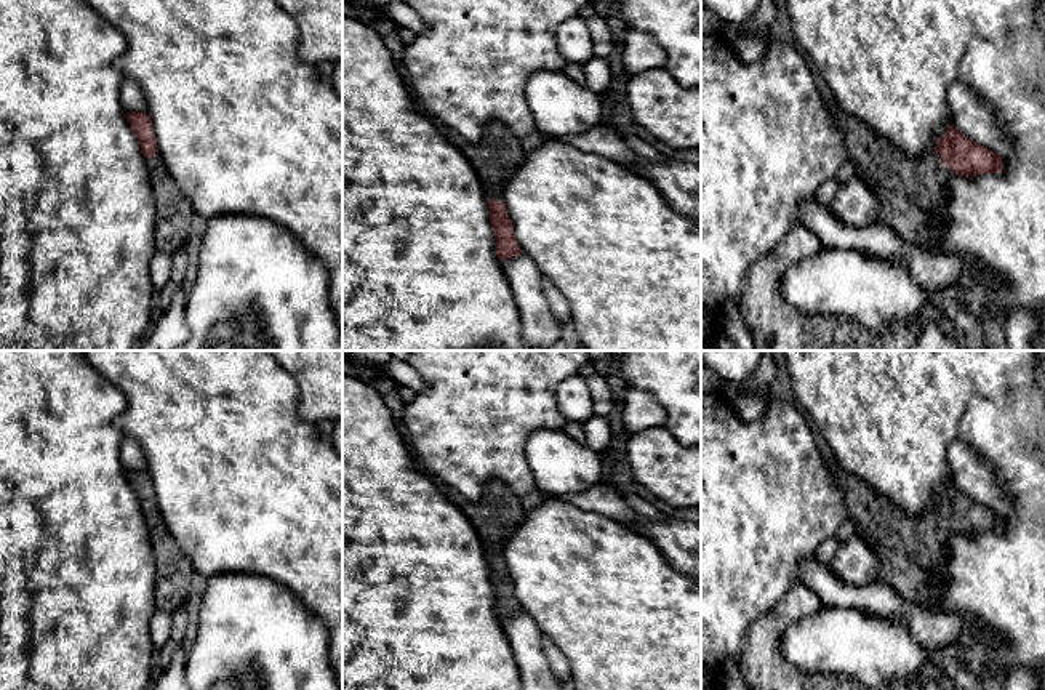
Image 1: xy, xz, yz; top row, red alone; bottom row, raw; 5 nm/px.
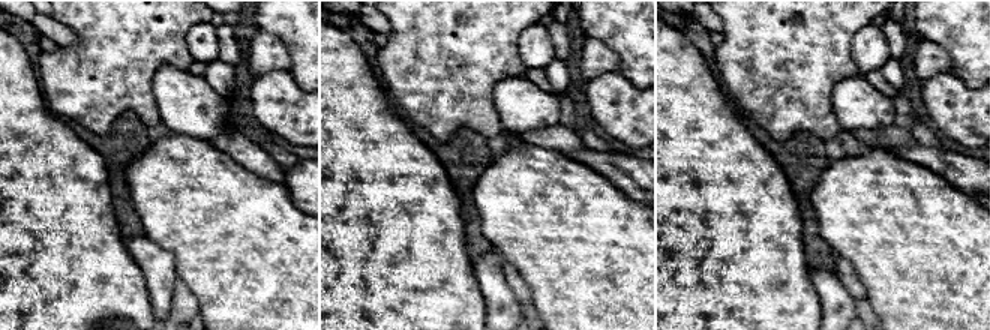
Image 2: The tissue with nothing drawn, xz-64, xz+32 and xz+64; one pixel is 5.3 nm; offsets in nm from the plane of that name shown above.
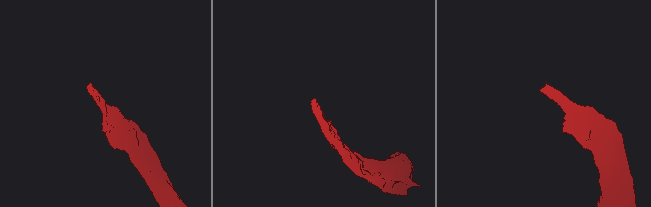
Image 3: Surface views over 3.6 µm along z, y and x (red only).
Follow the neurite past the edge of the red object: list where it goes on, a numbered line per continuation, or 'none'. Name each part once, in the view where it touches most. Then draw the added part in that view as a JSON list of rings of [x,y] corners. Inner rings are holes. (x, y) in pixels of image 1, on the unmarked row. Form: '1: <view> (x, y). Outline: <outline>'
1: yz (909, 548). Outline: [[[827,466],[827,469],[845,496],[848,519],[855,525],[855,533],[867,541],[879,559],[875,581],[893,588],[906,600],[936,607],[943,592],[935,589],[930,580],[946,559],[946,544],[954,535],[952,528],[943,524],[943,515],[935,514],[933,509],[909,515],[840,466],[835,469]]]

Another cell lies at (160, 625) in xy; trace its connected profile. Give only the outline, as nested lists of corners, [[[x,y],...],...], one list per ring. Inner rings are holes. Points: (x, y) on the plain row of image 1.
[[[157,610],[150,620],[150,639],[155,650],[162,650],[171,637],[173,618],[171,613]]]

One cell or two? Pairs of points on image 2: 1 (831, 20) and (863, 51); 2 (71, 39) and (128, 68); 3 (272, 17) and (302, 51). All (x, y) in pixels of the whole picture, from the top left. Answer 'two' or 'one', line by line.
1: two
2: two
3: one

